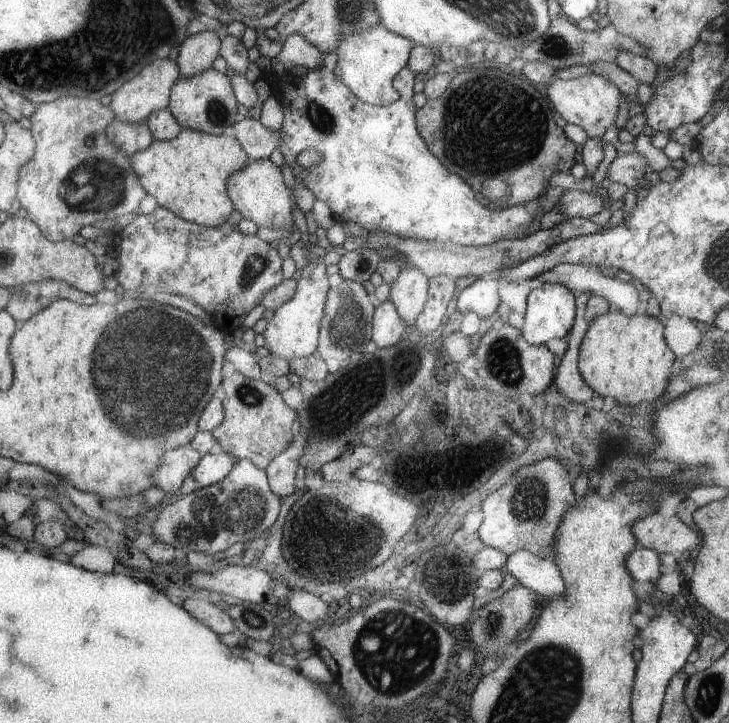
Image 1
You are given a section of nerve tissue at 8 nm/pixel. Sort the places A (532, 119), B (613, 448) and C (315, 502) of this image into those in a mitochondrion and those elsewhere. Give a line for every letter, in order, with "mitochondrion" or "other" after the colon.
A: mitochondrion
B: other
C: other

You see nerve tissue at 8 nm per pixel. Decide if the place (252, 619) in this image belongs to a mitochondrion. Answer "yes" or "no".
yes

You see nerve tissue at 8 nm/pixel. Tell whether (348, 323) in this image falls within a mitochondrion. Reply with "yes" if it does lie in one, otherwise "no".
yes

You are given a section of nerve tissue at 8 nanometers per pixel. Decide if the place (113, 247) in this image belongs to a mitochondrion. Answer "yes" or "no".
no

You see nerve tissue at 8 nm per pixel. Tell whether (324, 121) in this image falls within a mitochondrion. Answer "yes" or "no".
yes

